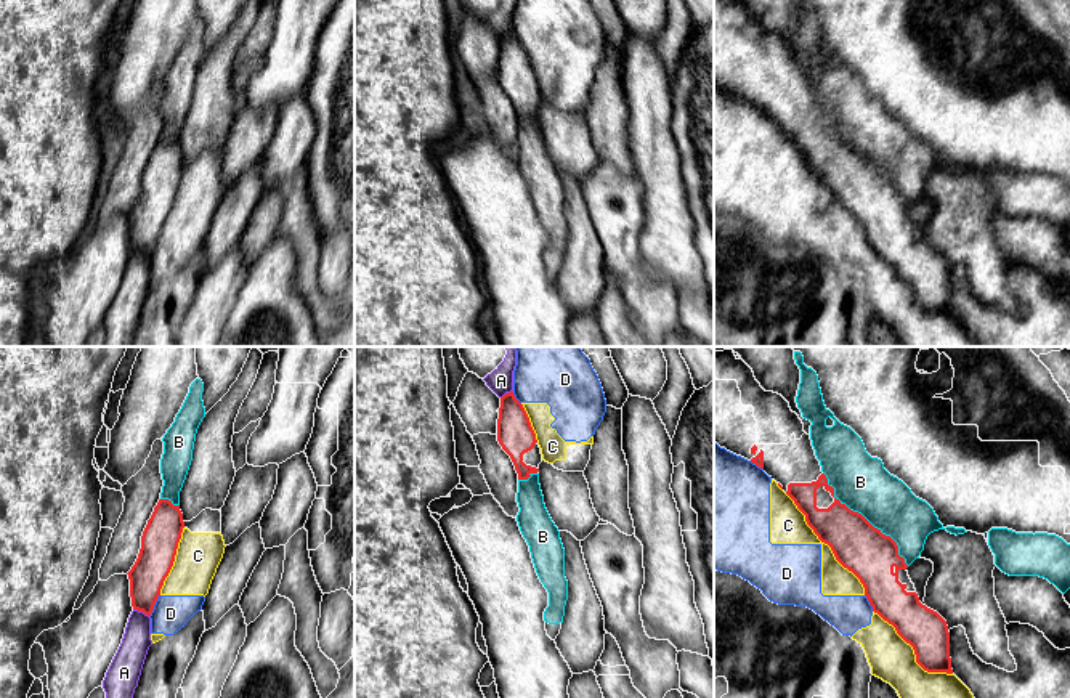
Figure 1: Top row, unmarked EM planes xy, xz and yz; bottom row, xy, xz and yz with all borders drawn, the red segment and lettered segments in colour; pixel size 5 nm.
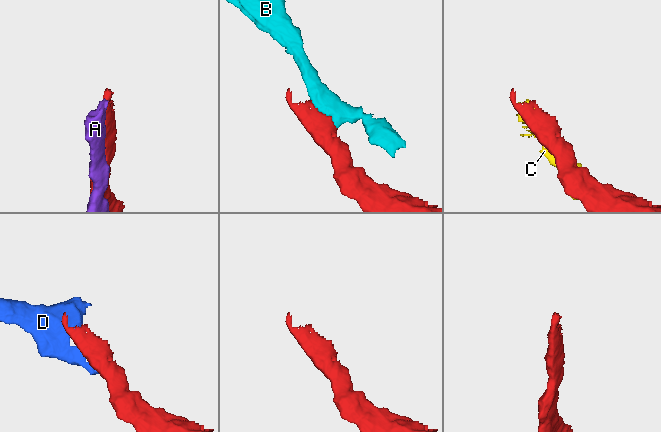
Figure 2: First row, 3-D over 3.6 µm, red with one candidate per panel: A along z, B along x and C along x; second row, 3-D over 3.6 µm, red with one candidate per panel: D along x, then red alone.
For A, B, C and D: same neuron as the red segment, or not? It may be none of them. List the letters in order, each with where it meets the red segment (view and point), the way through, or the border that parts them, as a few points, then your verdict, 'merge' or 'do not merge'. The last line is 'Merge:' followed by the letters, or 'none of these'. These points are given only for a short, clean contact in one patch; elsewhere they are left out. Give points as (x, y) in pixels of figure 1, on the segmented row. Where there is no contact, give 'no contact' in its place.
A: contact xy (141, 610); do not merge
B: contact yz (863, 517); border yz (823, 472), (833, 488), (833, 495), (887, 535), (908, 565); do not merge
C: contact yz (826, 543); do not merge
D: contact xy (154, 604); do not merge
Merge: none of these

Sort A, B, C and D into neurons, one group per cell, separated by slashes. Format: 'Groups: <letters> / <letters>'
Groups: A / B / C D

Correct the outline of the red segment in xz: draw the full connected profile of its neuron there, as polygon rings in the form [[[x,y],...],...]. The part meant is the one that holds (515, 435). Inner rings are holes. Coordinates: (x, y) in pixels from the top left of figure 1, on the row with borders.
[[[513,392],[501,398],[497,441],[510,456],[518,480],[528,480],[539,472],[539,464],[542,462],[541,448],[529,417]]]

